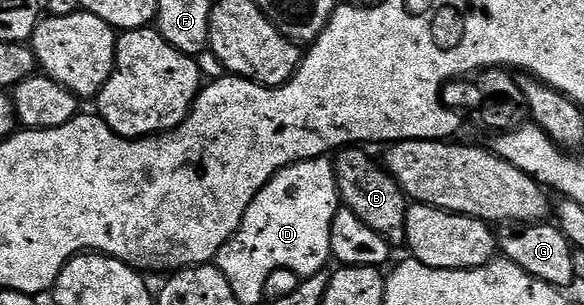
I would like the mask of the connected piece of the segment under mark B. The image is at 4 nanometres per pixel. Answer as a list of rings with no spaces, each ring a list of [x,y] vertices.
[[[347,146],[337,153],[335,172],[339,201],[366,226],[389,241],[391,247],[403,247],[406,241],[408,198],[385,167],[379,161],[377,164],[366,152],[369,151],[362,146]]]

